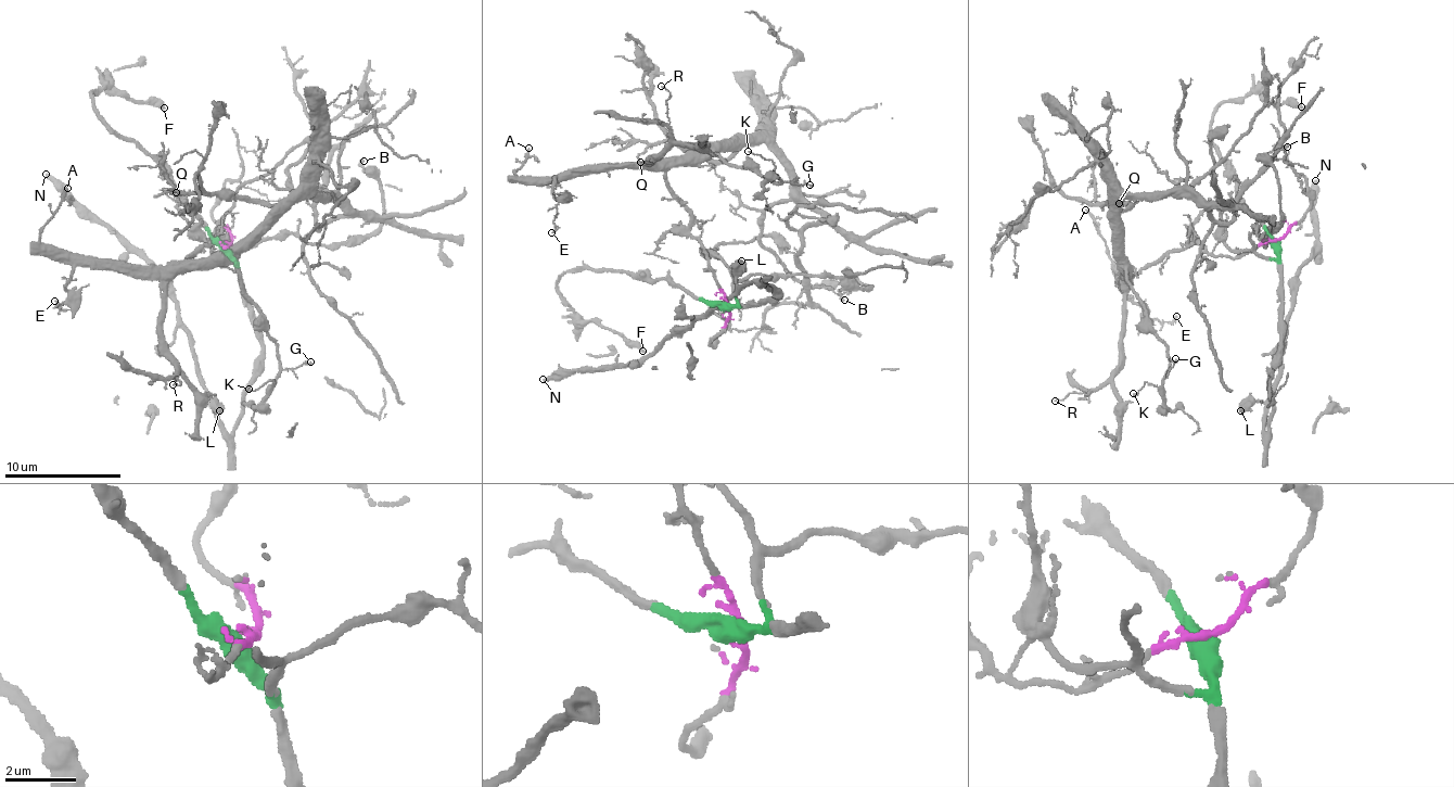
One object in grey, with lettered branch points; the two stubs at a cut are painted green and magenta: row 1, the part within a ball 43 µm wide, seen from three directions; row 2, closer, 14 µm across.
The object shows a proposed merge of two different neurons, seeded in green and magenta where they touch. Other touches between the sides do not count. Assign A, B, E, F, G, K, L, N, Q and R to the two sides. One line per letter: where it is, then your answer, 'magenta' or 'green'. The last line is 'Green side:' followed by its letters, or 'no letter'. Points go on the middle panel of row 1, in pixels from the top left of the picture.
A: place (528, 148); magenta
B: place (844, 300); green
E: place (551, 232); magenta
F: place (642, 351); green
G: place (810, 185); magenta
K: place (748, 151); magenta
L: place (741, 261); green
N: place (543, 379); green
Q: place (640, 162); magenta
R: place (661, 86); magenta
Green side: B, F, L, N

